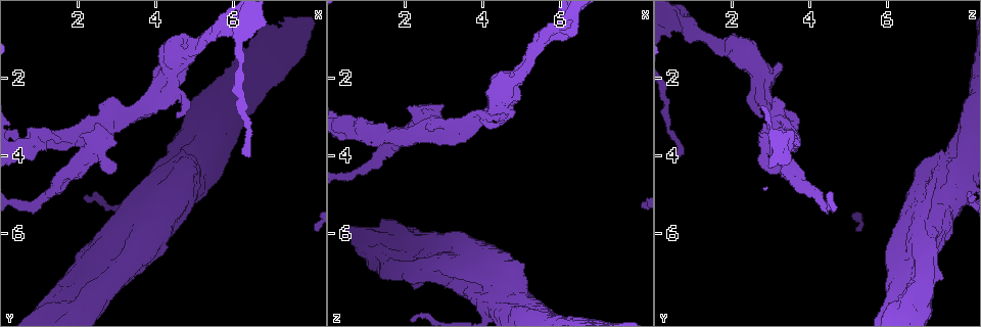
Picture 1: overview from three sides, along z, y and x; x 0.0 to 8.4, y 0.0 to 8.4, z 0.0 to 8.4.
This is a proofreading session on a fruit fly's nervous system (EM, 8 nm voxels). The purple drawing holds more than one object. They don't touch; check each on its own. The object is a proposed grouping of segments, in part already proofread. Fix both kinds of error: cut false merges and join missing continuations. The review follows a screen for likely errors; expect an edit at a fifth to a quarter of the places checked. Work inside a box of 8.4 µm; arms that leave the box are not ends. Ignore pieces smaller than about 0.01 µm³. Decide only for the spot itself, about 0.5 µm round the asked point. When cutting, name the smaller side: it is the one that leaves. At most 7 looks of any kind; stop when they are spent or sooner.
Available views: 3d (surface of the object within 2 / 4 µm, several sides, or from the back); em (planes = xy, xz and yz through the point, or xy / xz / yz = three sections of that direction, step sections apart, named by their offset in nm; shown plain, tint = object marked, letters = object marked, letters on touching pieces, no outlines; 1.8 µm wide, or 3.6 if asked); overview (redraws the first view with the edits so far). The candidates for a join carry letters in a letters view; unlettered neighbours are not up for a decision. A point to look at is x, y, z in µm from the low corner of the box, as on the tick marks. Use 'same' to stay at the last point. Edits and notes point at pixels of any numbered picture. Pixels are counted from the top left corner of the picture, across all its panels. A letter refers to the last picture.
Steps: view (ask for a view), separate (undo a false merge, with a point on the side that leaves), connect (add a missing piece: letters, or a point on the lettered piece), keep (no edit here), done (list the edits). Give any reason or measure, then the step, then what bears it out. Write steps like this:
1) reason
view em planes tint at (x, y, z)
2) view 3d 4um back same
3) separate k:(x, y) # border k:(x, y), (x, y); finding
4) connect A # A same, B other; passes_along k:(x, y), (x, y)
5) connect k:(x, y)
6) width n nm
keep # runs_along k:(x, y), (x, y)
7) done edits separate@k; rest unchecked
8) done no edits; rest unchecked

end of a long branch
view 3d 2um at (6.20, 3.85, 0.70)

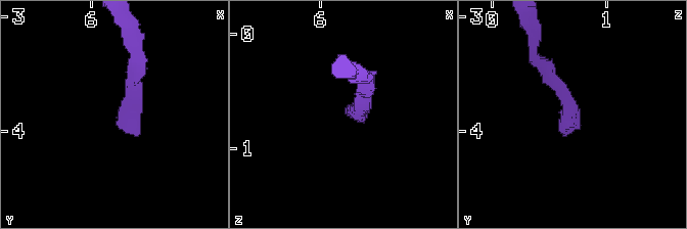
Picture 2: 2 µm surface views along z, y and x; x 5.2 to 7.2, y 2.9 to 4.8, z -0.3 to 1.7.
view em 3.6um planes letters at (6.20, 3.90, 0.68)

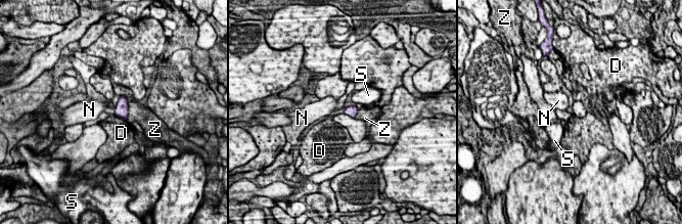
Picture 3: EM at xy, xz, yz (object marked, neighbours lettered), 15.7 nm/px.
keep # D other, N other, S other, Z other; border 3:(115, 114), (126, 120); none of them fits

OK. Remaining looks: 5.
sharp bend
view em planes tint at (6.00, 0.55, 0.75)

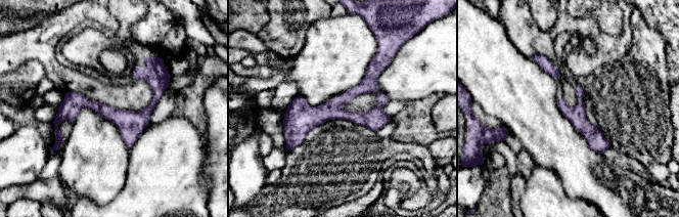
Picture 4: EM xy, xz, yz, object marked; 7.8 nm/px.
view em planes letters same

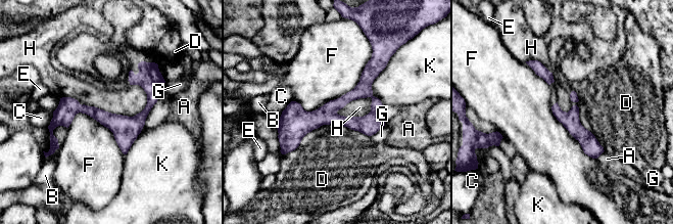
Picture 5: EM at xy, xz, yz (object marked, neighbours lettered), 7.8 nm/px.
keep # A other, B other, C other, D other, E other, F other, G other, H other, K other; border 5:(60, 97), (128, 116), (147, 103); one neuron here

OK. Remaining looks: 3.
free end
view em yz step 8 tint at (4.20, 1.60, 3.20)

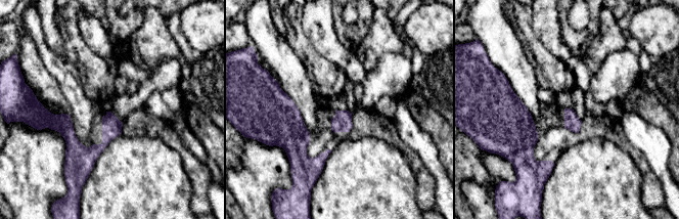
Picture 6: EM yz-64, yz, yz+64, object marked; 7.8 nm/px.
another direction
view em planes letters same

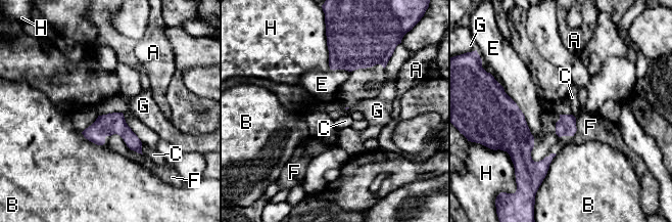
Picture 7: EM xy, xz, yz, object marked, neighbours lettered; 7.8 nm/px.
keep # A other, B other, C other, E other, F other, G other, H other; border 7:(112, 112), (122, 113); no lettered piece goes on from it

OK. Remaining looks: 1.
done no edits; rest unchecked

